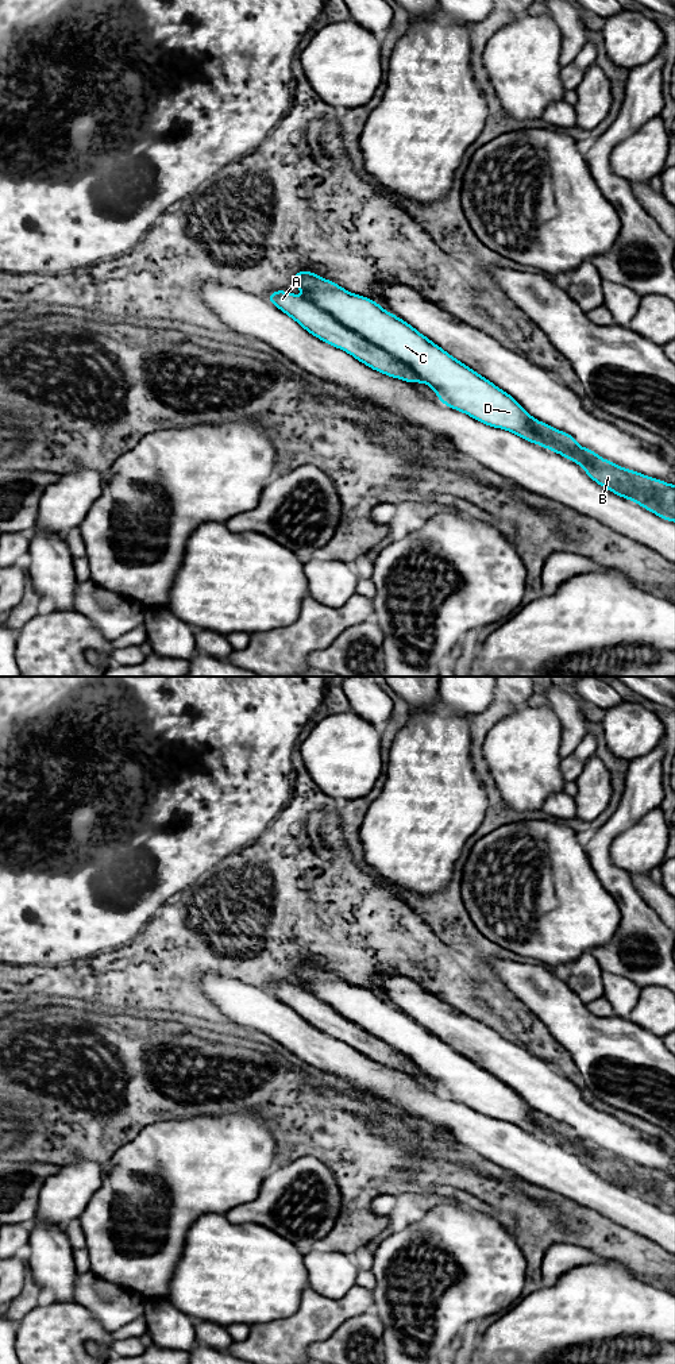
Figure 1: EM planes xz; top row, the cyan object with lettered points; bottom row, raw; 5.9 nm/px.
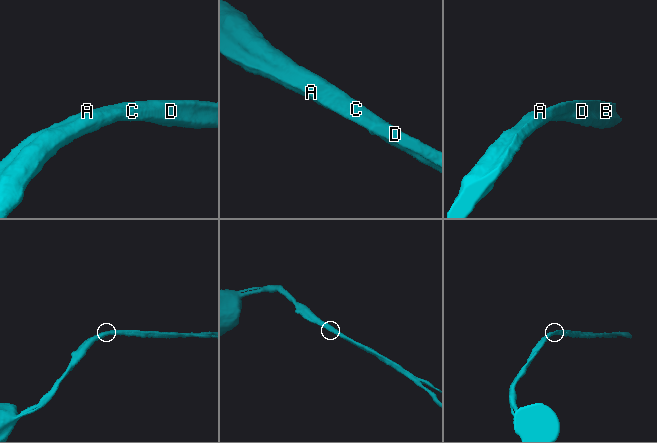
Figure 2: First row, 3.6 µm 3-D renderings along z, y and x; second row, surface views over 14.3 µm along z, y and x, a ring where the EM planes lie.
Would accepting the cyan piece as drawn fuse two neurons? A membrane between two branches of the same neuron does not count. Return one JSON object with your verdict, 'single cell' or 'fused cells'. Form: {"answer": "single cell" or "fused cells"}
{"answer": "fused cells"}

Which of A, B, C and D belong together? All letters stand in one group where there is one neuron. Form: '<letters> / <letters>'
A / B C D

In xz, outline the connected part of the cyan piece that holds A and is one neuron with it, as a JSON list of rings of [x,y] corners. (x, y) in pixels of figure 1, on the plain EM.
[[[282,982],[269,986],[266,990],[293,1009],[308,1024],[328,1036],[347,1043],[369,1059],[390,1068],[405,1071],[406,1074],[423,1074],[405,1055],[375,1039],[355,1022],[346,1020],[342,1014],[308,991]]]

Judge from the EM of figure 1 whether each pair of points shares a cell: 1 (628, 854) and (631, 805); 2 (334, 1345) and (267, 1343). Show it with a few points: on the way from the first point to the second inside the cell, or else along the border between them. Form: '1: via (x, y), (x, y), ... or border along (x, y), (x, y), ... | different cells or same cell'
1: border along (656, 809), (620, 832), (612, 843), (610, 852) | different cells
2: border along (338, 1326), (324, 1339), (313, 1341), (307, 1349) | different cells

